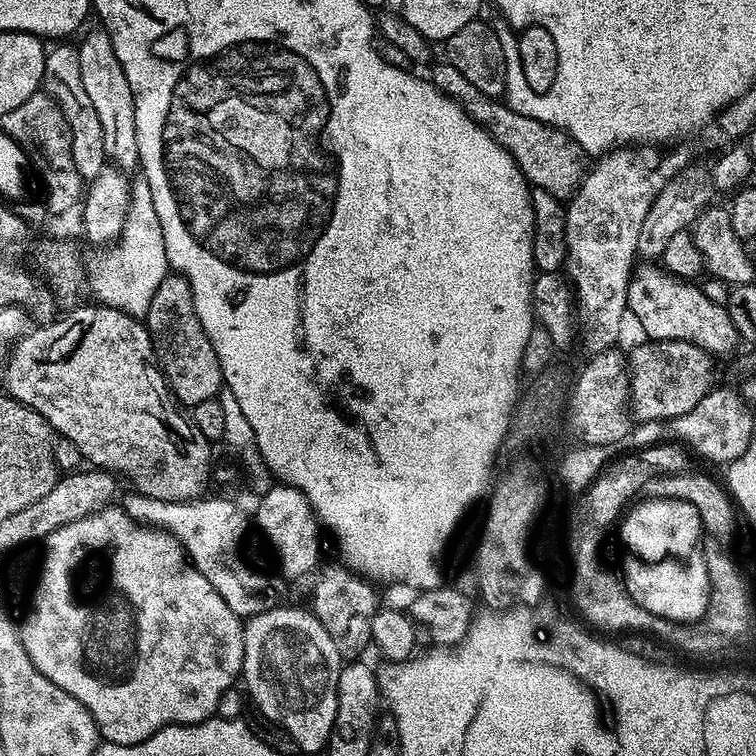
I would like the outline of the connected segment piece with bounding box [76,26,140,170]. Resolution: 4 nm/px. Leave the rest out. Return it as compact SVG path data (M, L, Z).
M103 26L95 27L81 38L76 48L78 70L82 74L82 90L86 90L86 98L90 98L90 102L94 102L94 110L98 110L109 159L122 170L135 169L139 165L140 155L134 94L130 90L130 82L126 82L126 70L122 70L122 62L118 62L114 54L114 42L110 34Z

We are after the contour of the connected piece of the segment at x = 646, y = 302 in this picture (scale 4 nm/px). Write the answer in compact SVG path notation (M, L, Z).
M648 262L645 268L637 267L635 271L632 273L632 281L628 283L628 310L633 311L635 317L642 322L643 329L645 330L645 334L649 341L657 341L657 340L682 340L688 343L693 343L698 347L704 348L711 354L717 354L717 352L728 352L731 350L735 344L738 344L738 337L736 334L736 327L734 326L734 322L730 322L730 314L728 313L727 307L725 305L719 304L718 302L710 302L710 298L706 298L706 294L704 293L703 287L694 285L695 283L689 282L687 279L678 277L673 275L671 272L665 270L663 267L657 266L655 268L655 263Z

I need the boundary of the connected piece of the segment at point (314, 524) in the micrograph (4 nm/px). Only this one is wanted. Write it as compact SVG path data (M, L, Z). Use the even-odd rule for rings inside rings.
M277 483L269 492L259 497L260 505L256 508L254 524L260 527L262 535L268 539L270 547L276 551L276 560L280 563L280 572L296 580L304 576L312 567L315 569L320 560L320 532L315 512L310 502L301 494L300 489L292 488L286 483ZM316 564L316 565L315 565Z

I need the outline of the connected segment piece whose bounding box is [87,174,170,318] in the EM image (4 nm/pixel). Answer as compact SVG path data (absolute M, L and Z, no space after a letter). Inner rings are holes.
M140 174L131 181L132 201L126 214L126 222L111 246L105 247L105 252L96 261L87 265L90 292L99 303L122 310L128 316L147 317L150 302L158 290L158 286L169 275L168 259L166 258L166 242L162 238L162 222L158 222L158 210L154 210L154 194L150 194L150 186L146 178Z

